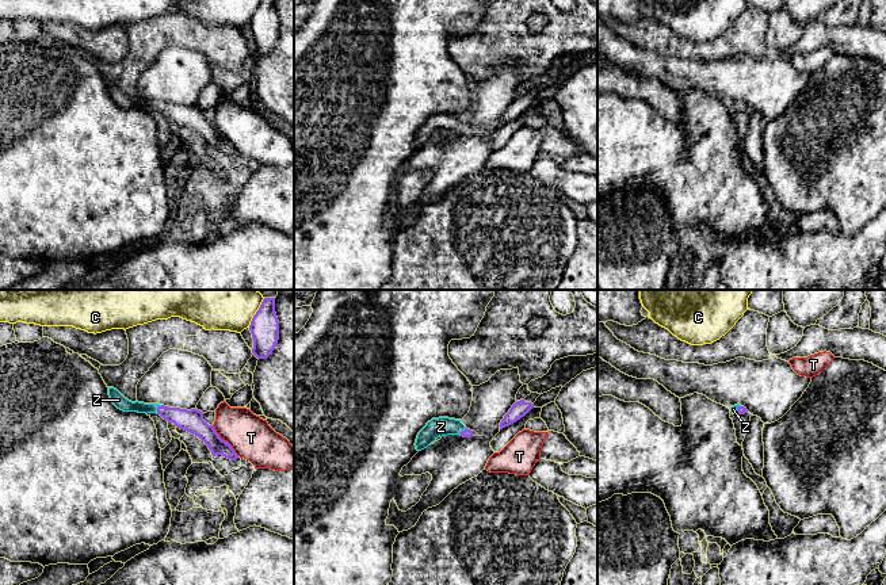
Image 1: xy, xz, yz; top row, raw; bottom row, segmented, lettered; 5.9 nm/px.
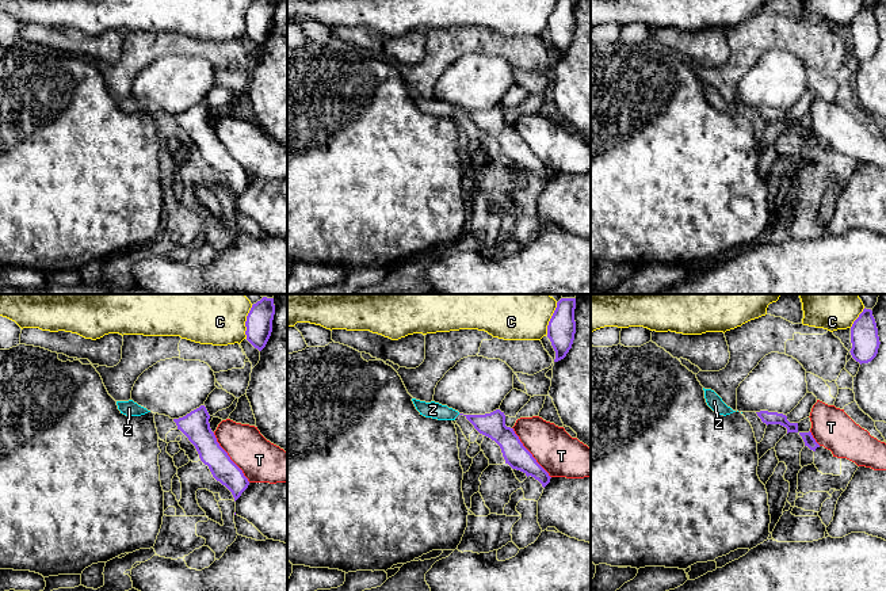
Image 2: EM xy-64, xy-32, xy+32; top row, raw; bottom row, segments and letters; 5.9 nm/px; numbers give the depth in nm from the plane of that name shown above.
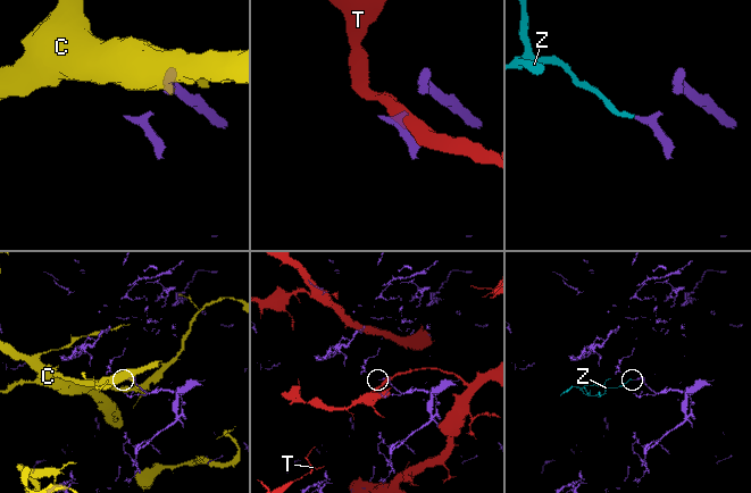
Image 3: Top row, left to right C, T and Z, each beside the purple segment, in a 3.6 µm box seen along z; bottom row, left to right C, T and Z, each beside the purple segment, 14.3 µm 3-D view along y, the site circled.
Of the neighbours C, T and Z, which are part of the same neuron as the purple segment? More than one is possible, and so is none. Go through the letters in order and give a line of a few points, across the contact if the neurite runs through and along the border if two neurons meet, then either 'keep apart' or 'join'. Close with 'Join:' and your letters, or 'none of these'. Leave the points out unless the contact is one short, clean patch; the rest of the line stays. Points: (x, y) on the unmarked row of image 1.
C: keep apart
T: keep apart
Z: line xy (193, 118), (157, 104), (128, 103), (118, 96); join
Join: Z

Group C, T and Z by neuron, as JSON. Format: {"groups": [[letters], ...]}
{"groups": [["C"], ["T"], ["Z"]]}

